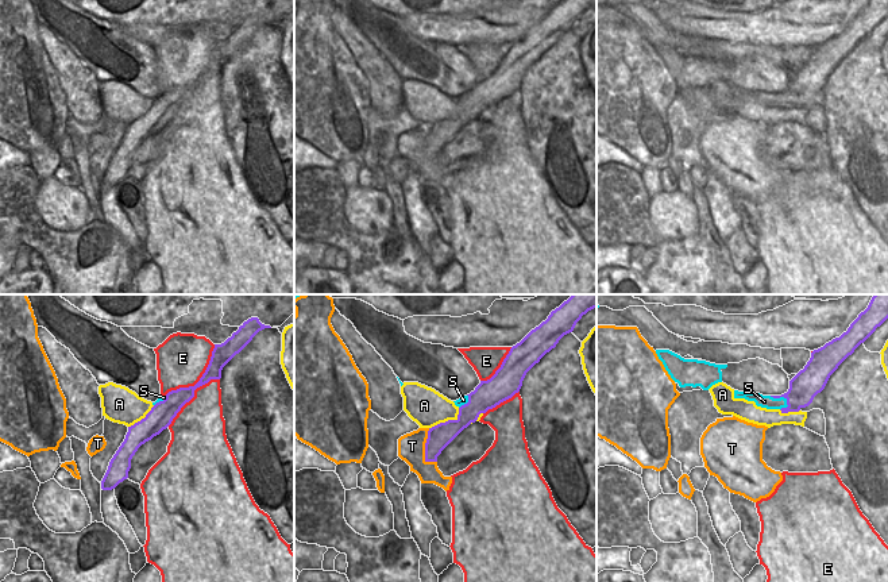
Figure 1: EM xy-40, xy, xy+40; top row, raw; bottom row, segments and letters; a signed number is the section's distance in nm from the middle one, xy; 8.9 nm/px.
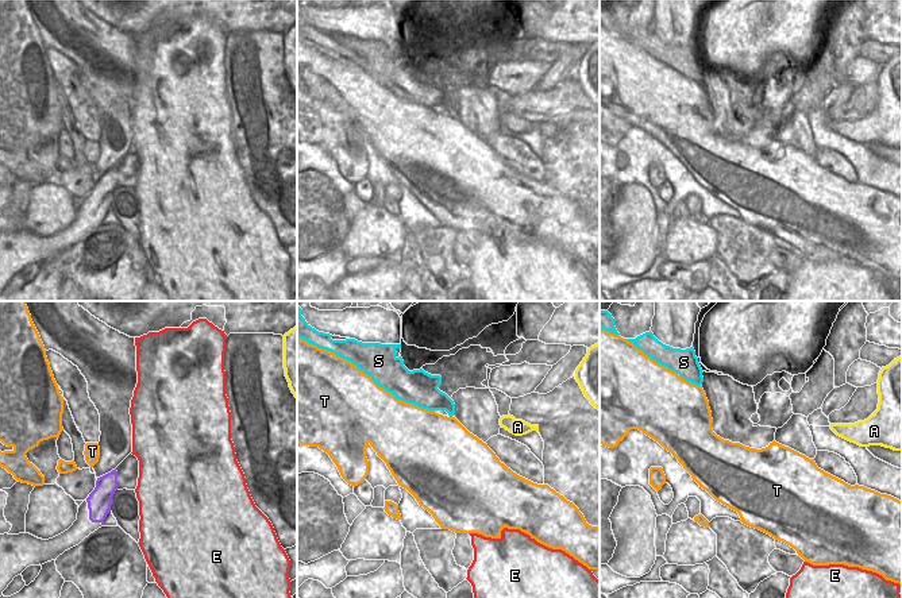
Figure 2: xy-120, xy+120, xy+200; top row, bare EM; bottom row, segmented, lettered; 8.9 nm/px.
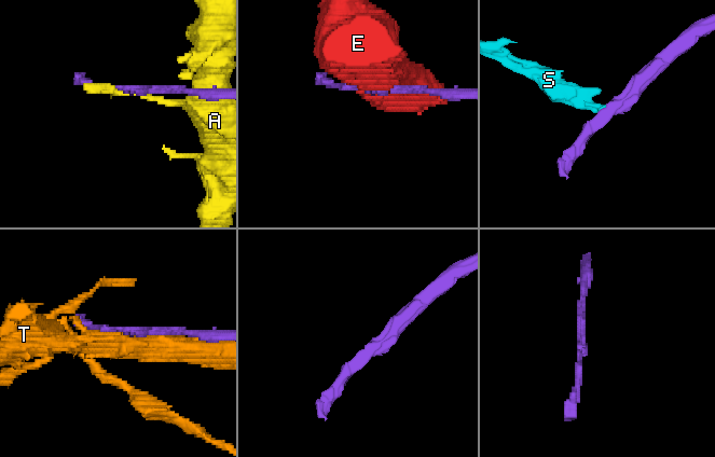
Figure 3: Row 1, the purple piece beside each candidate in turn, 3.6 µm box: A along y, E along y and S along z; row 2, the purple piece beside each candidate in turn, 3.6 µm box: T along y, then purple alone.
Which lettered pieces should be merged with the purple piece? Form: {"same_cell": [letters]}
{"same_cell": []}

